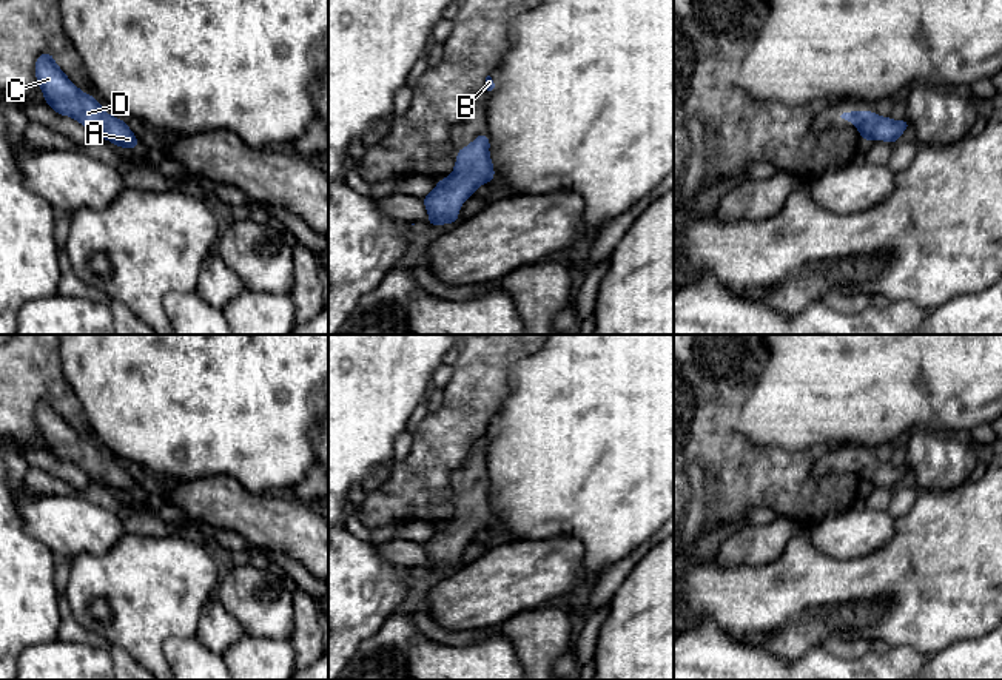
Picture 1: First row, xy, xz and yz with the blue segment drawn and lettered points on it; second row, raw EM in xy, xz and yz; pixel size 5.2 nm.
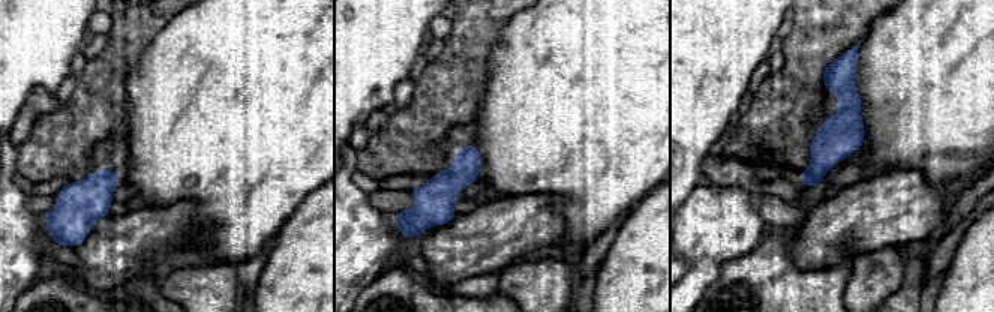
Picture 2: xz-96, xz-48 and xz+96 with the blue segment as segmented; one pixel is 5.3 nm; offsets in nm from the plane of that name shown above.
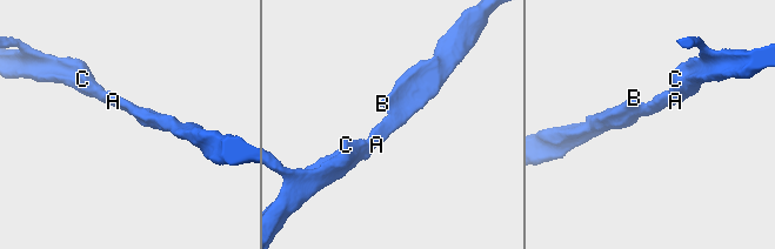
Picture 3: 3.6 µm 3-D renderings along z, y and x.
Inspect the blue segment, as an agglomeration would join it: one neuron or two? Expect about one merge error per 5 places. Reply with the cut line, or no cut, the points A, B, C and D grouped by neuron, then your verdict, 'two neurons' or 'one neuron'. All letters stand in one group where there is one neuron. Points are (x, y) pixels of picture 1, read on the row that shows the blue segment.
no cut | A B C D | one neuron

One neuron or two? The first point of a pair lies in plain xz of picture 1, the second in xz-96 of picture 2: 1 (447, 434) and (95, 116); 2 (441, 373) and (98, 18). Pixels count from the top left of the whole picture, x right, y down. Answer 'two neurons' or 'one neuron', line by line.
1: one neuron
2: one neuron

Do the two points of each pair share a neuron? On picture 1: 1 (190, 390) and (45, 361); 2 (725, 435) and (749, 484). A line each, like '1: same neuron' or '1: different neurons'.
1: different neurons
2: same neuron

